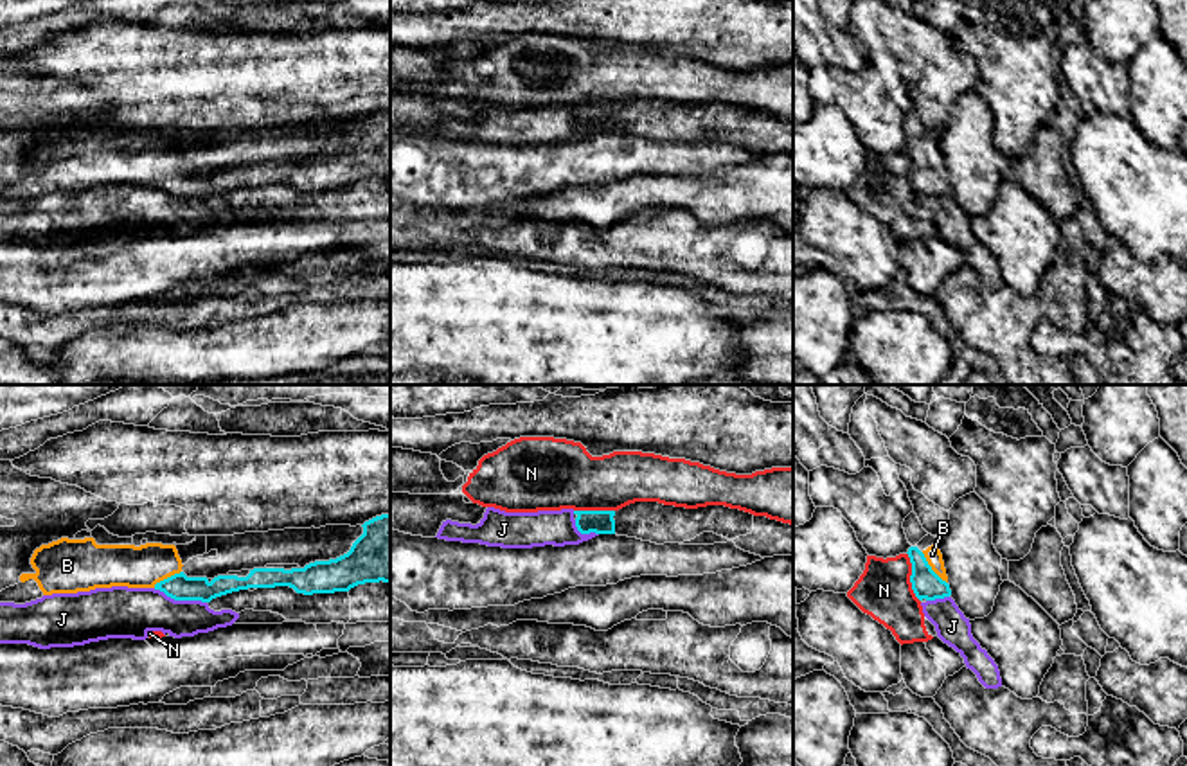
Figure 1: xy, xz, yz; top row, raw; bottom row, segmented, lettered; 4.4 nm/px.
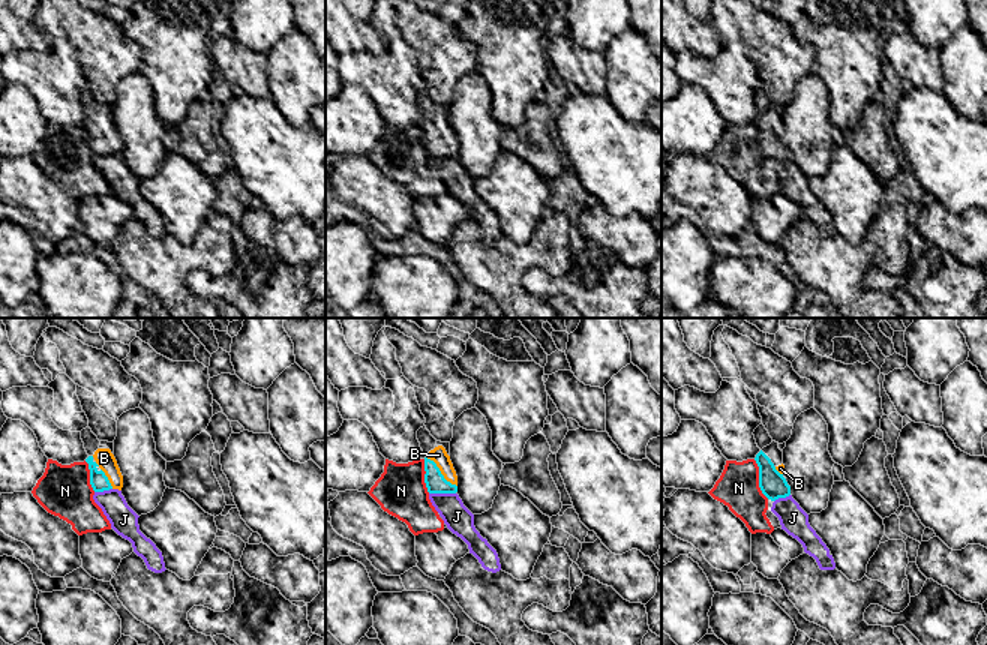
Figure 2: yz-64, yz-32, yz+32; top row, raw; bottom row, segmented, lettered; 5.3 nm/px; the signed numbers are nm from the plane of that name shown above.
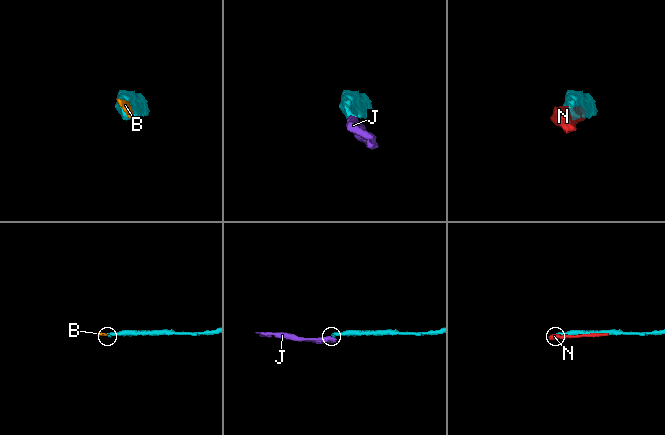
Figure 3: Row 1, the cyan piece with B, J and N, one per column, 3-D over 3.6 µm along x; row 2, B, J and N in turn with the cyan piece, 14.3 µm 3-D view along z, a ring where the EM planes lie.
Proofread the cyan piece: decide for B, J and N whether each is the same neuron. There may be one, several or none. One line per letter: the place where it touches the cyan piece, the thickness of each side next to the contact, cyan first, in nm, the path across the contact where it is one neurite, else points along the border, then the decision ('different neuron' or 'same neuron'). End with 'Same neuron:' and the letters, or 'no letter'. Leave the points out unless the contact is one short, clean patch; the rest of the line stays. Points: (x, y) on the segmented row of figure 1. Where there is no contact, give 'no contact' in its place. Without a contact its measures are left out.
B: meets cyan in yz at (930, 569); 130 nm thick on the cyan side, 70 nm on the other; runs through yz (927, 585), (930, 569), (932, 554); same neuron
J: meets cyan in xy at (180, 599); 120 nm thick on the cyan side, 220 nm on the other; border along xy (153, 588), (175, 599), (200, 599), (205, 603); different neuron
N: meets cyan in yz at (910, 578); 130 nm thick on the cyan side, 240 nm on the other; different neuron
Same neuron: B

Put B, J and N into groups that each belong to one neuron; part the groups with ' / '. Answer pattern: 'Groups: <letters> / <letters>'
Groups: B / J / N

